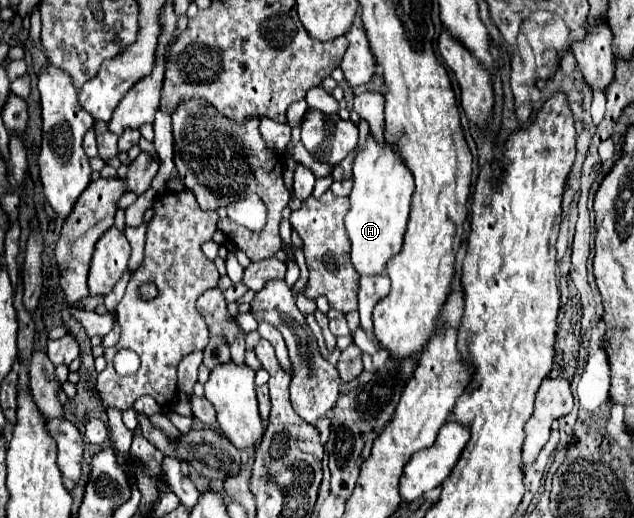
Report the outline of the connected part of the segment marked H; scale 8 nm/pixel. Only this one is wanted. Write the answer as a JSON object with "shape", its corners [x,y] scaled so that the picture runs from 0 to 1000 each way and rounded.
{"shape":[[[587,264],[577,268],[574,292],[562,303],[558,311],[558,365],[552,373],[552,392],[555,403],[546,415],[546,450],[555,469],[552,500],[558,519],[568,531],[603,531],[609,519],[609,508],[631,488],[634,481],[634,461],[640,450],[640,431],[644,431],[644,411],[647,411],[647,384],[653,373],[653,346],[647,330],[637,322],[631,303],[615,288],[615,280],[596,280]]]}

